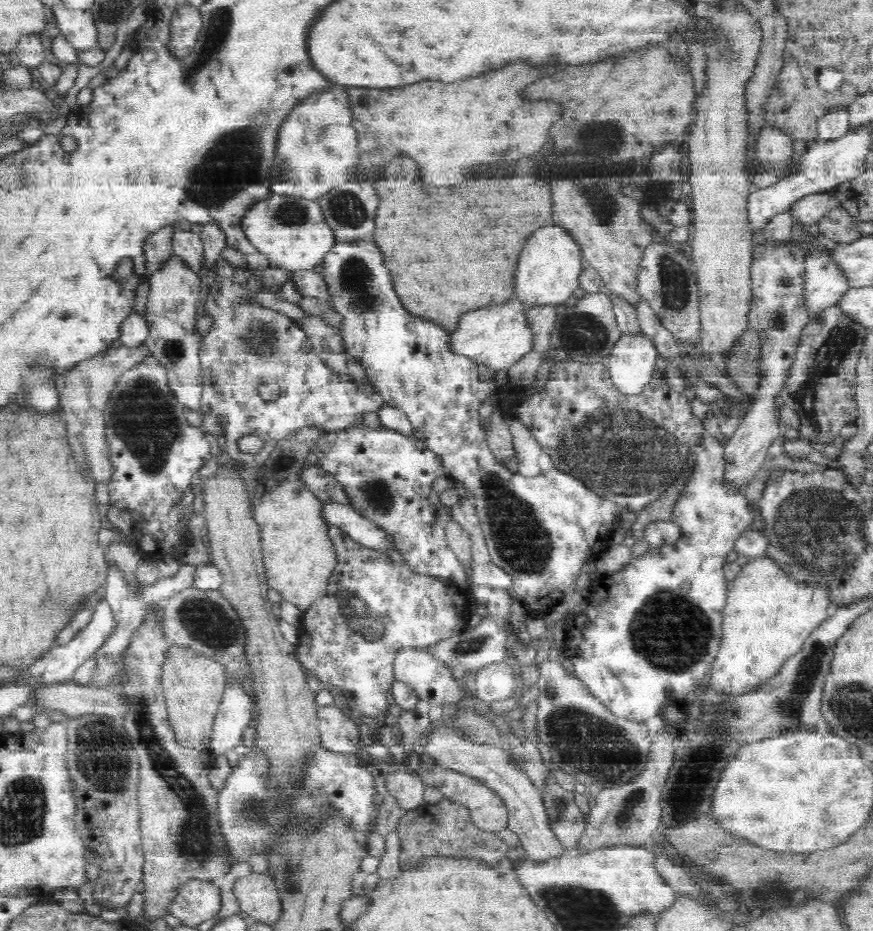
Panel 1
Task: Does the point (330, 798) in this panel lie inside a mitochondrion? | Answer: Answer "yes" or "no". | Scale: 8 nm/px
no

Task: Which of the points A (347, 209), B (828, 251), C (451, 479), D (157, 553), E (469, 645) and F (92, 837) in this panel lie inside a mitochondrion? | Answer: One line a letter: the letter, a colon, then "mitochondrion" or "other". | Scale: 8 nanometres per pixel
A: mitochondrion
B: other
C: other
D: other
E: mitochondrion
F: other

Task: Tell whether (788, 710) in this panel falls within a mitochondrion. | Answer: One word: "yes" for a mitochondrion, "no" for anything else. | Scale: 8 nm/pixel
yes

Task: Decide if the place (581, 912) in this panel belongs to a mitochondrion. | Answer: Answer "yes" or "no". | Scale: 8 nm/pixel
yes

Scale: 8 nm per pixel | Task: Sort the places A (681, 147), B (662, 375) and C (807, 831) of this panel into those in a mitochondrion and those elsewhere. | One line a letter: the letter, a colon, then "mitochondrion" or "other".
A: other
B: other
C: other

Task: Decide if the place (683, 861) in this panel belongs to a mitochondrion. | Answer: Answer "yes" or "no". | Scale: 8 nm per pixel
no

